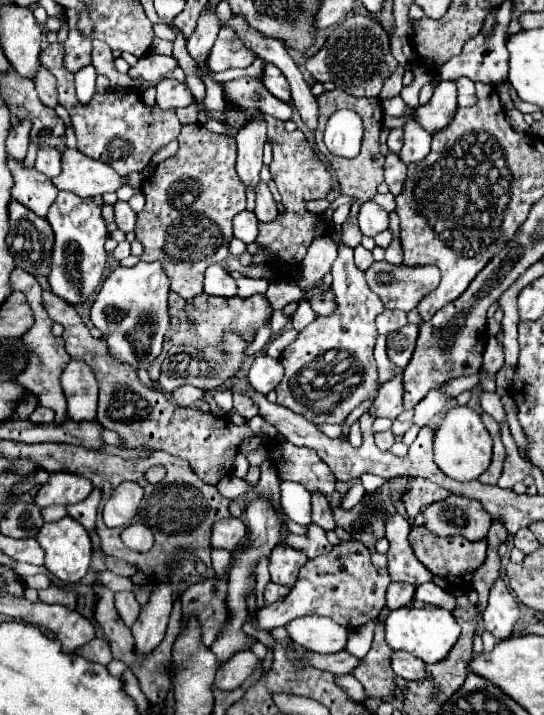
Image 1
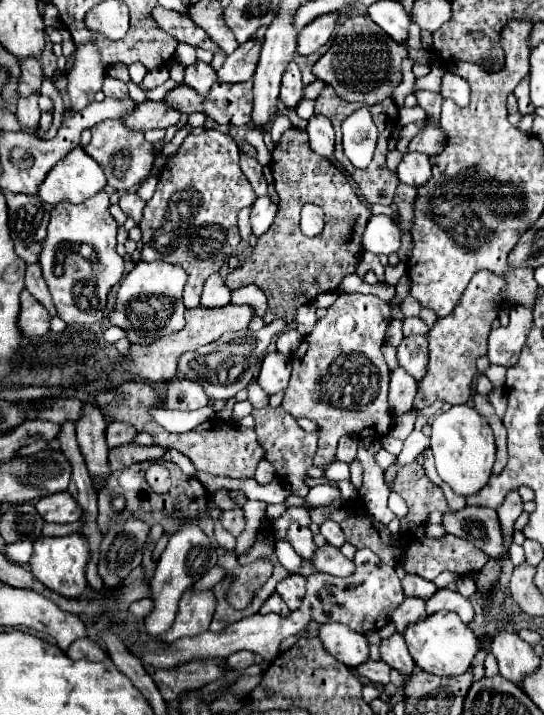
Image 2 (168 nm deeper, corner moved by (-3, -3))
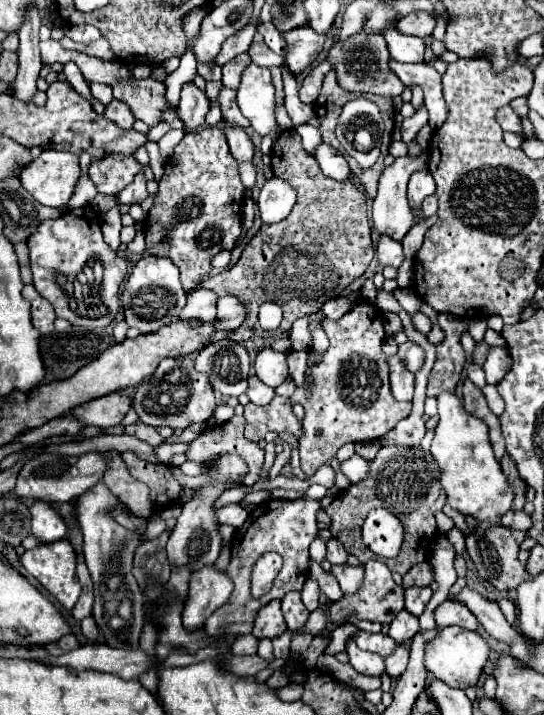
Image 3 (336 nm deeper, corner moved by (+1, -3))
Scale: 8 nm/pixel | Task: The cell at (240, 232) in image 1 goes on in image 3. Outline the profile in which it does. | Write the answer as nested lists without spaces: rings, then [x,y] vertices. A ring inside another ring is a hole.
[[[273,177],[263,185],[257,205],[259,205],[261,223],[265,223],[265,225],[279,223],[289,215],[291,207],[295,205],[293,187],[287,185],[285,181]]]

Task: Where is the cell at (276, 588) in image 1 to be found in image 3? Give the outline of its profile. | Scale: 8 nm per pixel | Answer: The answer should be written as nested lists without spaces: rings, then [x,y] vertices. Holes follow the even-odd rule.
[[[269,601],[265,607],[259,609],[259,613],[255,617],[255,625],[253,625],[253,635],[257,639],[261,639],[261,637],[277,637],[285,629],[287,629],[287,625],[283,621],[279,601]]]

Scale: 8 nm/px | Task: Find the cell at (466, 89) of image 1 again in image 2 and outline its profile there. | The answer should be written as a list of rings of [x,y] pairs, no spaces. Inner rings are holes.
[[[445,73],[441,81],[441,95],[445,99],[453,99],[459,107],[469,105],[469,83],[459,75]]]

